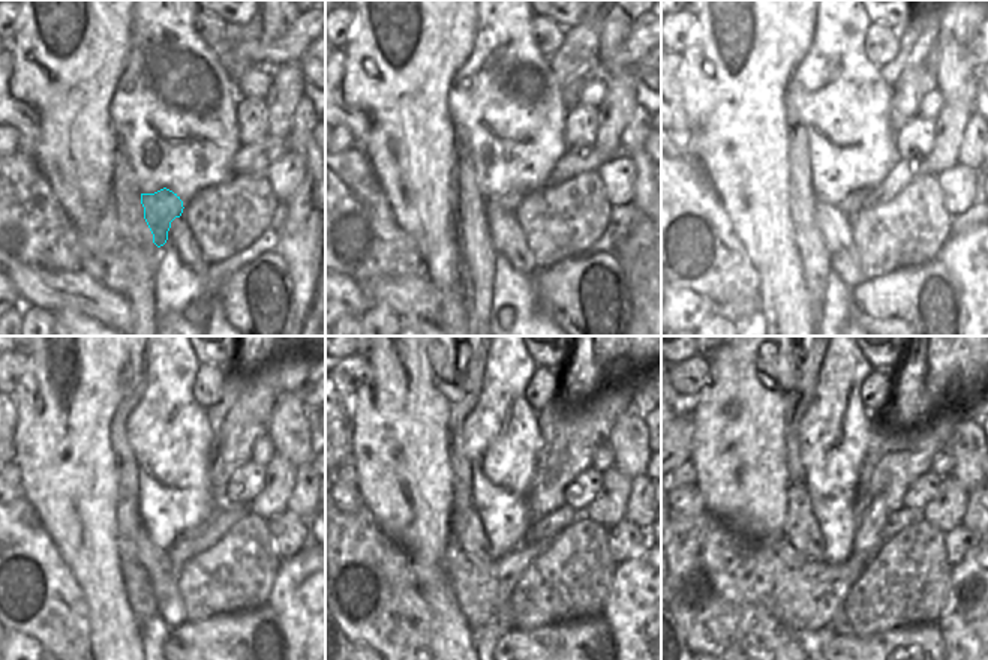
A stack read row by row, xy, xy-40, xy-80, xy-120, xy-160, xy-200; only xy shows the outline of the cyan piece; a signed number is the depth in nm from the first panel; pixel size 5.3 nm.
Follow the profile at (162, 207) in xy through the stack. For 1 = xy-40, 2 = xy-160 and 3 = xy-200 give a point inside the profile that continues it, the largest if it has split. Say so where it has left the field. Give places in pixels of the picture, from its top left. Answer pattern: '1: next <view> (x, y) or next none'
1: next xy-40 (510, 203)
2: next xy-160 (544, 530)
3: next xy-200 (903, 518)

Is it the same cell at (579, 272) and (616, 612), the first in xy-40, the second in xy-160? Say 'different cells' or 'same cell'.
different cells

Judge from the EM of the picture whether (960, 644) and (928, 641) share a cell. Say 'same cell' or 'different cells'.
different cells

